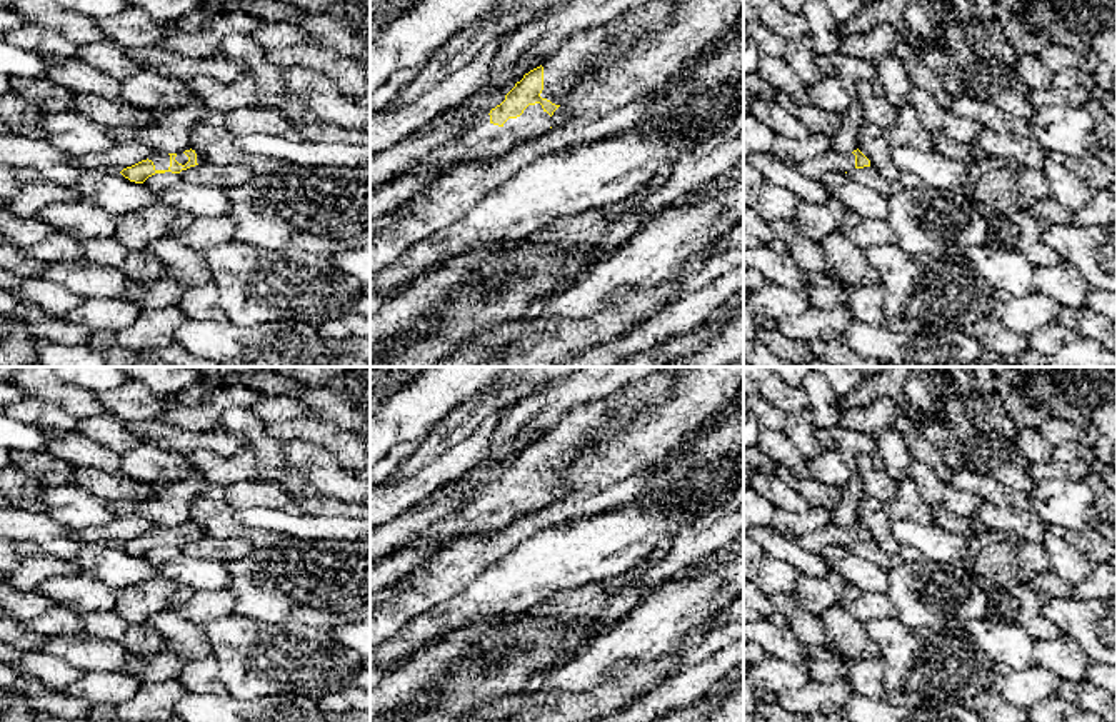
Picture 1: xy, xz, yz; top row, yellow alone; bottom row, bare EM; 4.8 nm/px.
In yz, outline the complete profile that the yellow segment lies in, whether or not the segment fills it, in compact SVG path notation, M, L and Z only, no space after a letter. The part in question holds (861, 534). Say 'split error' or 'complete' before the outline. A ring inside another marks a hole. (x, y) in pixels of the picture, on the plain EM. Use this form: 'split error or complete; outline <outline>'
split error; outline M857 522L854 525L829 525L824 530L794 539L802 549L820 554L829 545L849 545L852 542L870 540L870 534Z

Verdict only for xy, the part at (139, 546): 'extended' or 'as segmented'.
extended

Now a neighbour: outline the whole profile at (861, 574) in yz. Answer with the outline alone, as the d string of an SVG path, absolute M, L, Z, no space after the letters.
M829 545L820 554L825 565L845 579L845 582L864 592L885 592L887 570L854 555L845 545Z

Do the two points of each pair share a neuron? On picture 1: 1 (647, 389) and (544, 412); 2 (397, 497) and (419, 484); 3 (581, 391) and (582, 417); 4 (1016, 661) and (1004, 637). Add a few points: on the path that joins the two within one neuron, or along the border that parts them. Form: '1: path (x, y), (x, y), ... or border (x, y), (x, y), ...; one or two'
1: border (629, 384), (589, 406), (574, 409), (567, 416); two
2: path (402, 496), (414, 489); one
3: border (617, 391), (589, 406), (574, 409), (549, 431); two
4: path (1016, 656), (1016, 651), (1007, 642); one

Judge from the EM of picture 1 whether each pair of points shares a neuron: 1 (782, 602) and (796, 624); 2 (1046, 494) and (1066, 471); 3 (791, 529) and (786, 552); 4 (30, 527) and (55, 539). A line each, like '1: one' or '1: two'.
1: one
2: two
3: two
4: one

